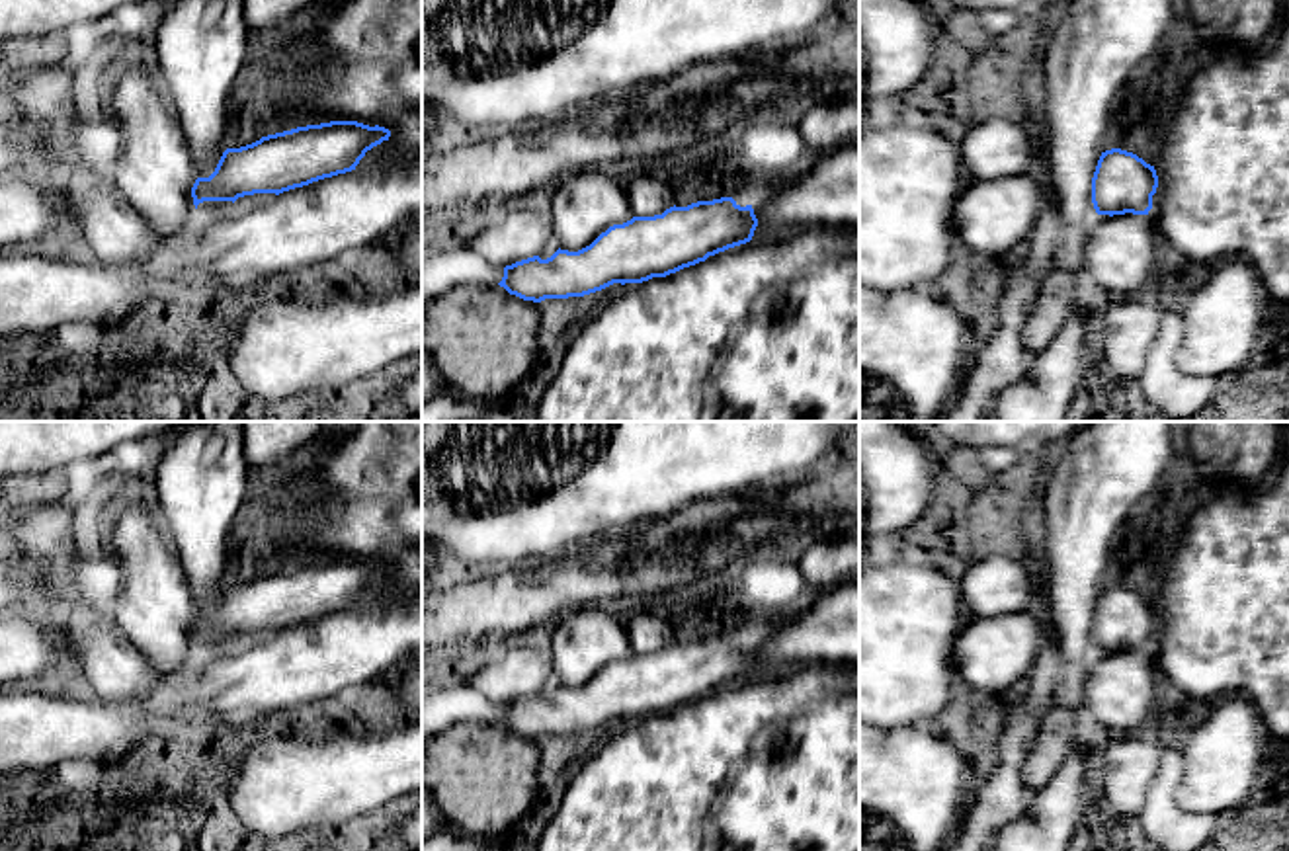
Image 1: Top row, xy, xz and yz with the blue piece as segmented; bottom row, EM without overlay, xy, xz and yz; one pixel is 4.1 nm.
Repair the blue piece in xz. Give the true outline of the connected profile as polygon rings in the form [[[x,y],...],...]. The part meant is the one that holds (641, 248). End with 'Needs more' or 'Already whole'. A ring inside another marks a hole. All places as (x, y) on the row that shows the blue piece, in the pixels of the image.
[[[732,197],[674,205],[662,215],[613,224],[578,252],[559,248],[547,260],[533,256],[506,265],[498,285],[533,303],[584,297],[705,262],[750,242],[756,226],[752,205],[740,207]]]. Already whole

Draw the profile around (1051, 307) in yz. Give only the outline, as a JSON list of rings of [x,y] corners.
[[[1053,271],[1045,279],[1021,332],[1031,355],[1039,355],[1066,322],[1074,295],[1076,281],[1070,275]]]

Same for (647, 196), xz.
[[[637,176],[627,187],[633,217],[654,217],[674,207],[674,191],[660,180]]]

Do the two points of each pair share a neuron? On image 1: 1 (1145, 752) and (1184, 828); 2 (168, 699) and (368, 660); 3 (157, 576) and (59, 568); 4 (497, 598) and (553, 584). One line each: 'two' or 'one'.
1: two
2: one
3: two
4: one

